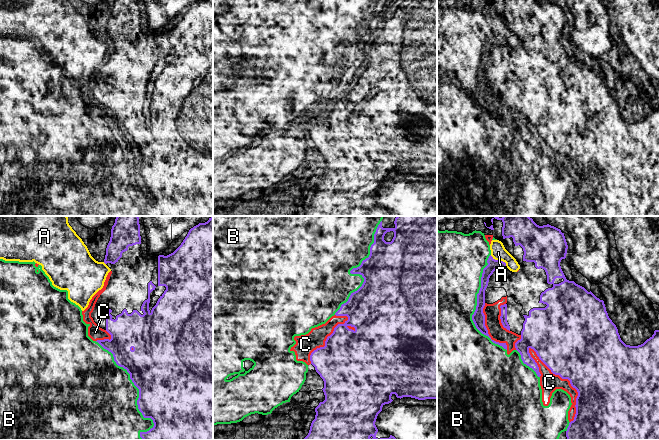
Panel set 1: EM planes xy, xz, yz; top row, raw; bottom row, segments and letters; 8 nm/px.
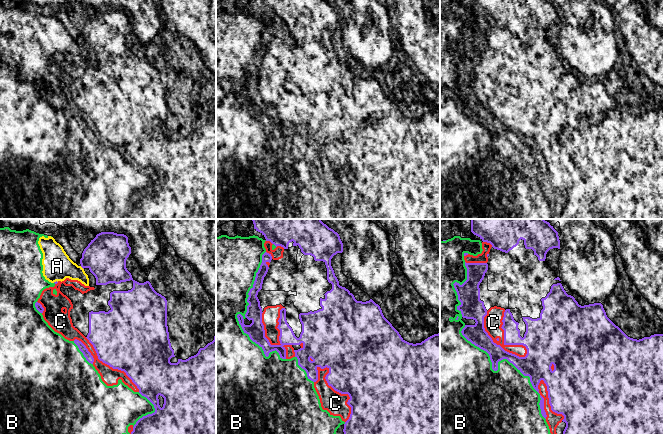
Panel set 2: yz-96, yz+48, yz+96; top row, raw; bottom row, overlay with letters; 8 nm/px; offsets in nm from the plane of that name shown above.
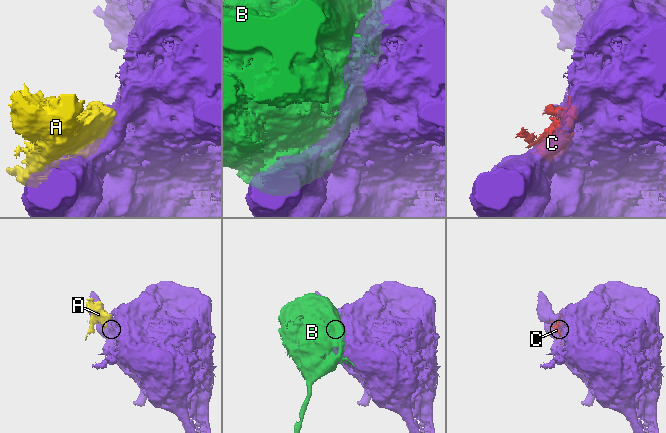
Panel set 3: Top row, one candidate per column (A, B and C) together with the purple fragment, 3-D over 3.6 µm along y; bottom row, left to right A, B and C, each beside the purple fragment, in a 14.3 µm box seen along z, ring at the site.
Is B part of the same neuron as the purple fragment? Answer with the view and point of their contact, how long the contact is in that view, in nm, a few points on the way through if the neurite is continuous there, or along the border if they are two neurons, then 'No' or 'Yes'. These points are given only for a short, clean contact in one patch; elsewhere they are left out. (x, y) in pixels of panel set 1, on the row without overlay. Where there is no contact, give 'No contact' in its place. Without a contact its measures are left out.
Touches purple at xy (139, 168). Shared border 900 nm. No

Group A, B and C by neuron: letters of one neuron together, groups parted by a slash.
A / B C

